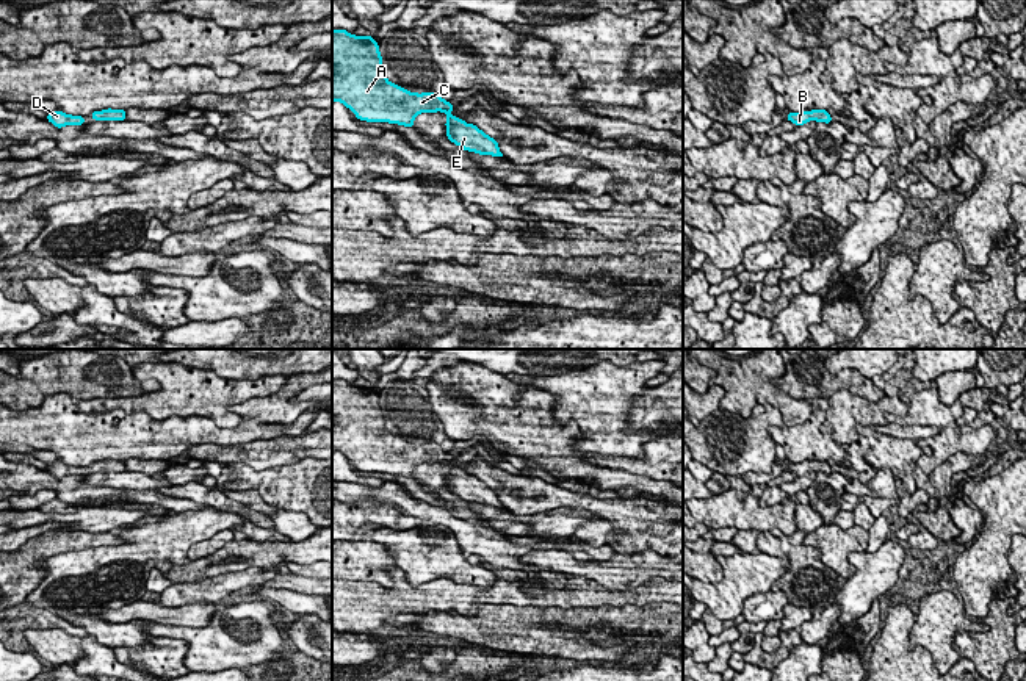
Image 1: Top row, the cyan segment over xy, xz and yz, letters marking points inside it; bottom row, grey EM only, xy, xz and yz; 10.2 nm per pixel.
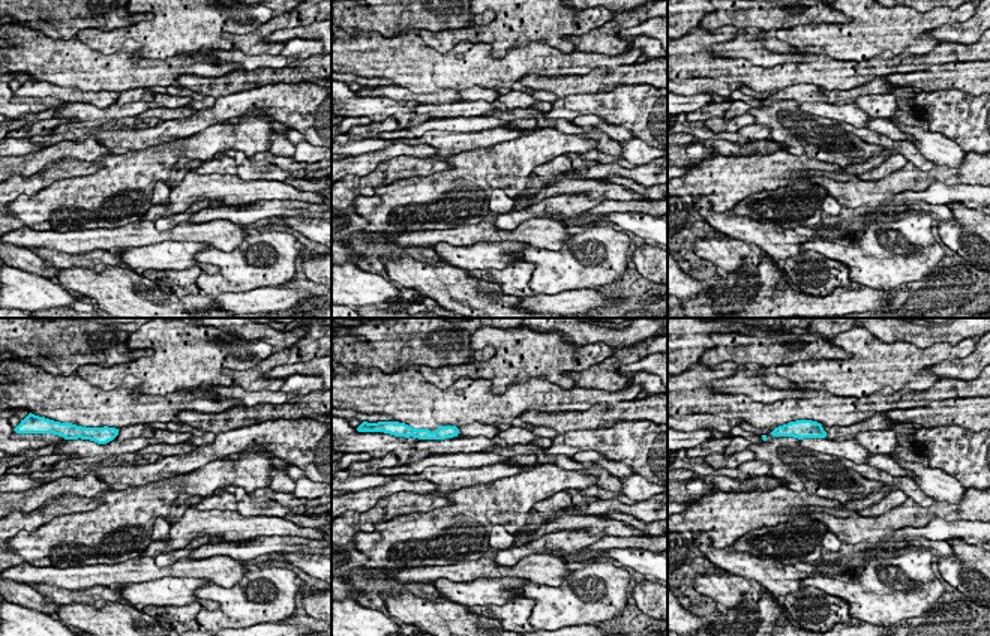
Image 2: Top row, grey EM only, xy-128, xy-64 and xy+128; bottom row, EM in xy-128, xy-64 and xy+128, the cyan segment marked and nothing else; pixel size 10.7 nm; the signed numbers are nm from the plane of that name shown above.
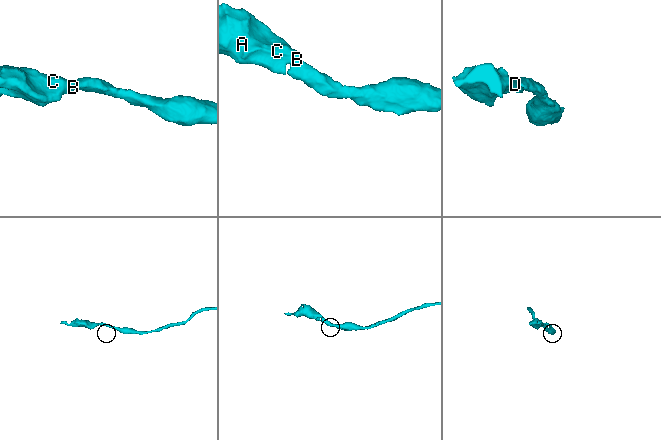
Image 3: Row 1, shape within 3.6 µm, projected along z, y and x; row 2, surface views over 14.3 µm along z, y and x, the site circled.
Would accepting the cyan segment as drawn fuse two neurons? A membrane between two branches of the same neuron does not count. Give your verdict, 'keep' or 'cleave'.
keep

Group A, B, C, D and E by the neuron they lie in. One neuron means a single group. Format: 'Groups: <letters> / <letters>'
Groups: A B C D E

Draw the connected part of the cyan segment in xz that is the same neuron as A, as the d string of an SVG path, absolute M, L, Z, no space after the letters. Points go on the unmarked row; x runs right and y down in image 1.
M332 380L332 452L341 452L357 470L414 477L421 463L445 463L448 492L479 506L504 509L497 490L451 467L454 456L437 443L410 443L385 427L379 396L371 387Z

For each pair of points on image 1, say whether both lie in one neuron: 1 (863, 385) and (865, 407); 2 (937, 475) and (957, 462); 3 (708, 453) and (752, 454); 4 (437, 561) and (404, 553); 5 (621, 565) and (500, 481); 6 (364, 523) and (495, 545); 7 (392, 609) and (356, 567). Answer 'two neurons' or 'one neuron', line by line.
1: two neurons
2: one neuron
3: one neuron
4: one neuron
5: two neurons
6: two neurons
7: two neurons

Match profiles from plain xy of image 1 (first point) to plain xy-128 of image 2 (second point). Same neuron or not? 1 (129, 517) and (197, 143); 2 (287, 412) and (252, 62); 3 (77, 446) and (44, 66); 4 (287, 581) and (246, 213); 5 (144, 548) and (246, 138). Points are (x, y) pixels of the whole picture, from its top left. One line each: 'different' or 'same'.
1: different
2: different
3: same
4: same
5: same

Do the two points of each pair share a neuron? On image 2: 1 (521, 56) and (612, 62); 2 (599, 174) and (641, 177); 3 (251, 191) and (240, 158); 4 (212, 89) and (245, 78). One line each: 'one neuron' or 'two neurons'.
1: one neuron
2: one neuron
3: two neurons
4: one neuron

